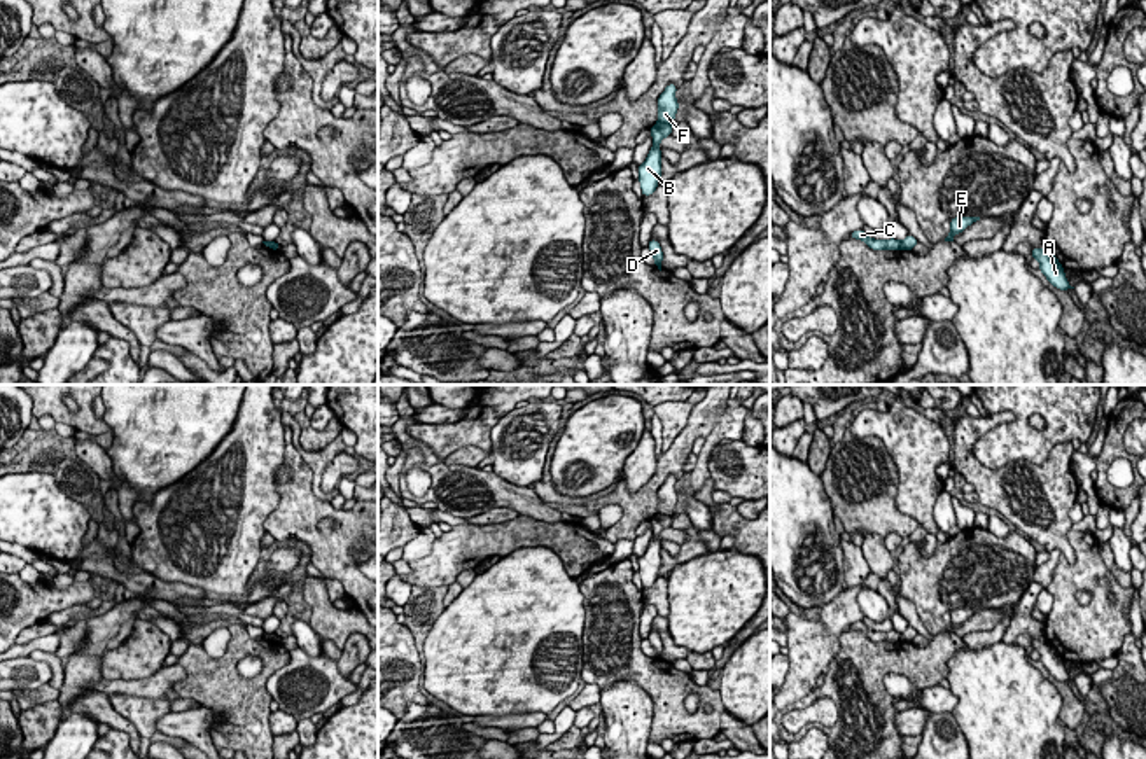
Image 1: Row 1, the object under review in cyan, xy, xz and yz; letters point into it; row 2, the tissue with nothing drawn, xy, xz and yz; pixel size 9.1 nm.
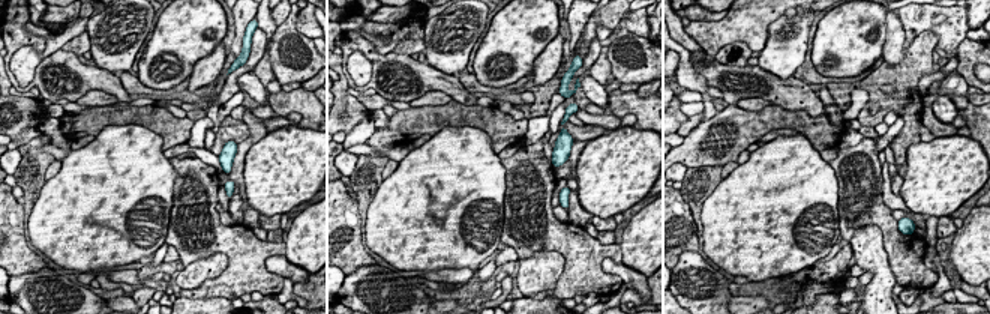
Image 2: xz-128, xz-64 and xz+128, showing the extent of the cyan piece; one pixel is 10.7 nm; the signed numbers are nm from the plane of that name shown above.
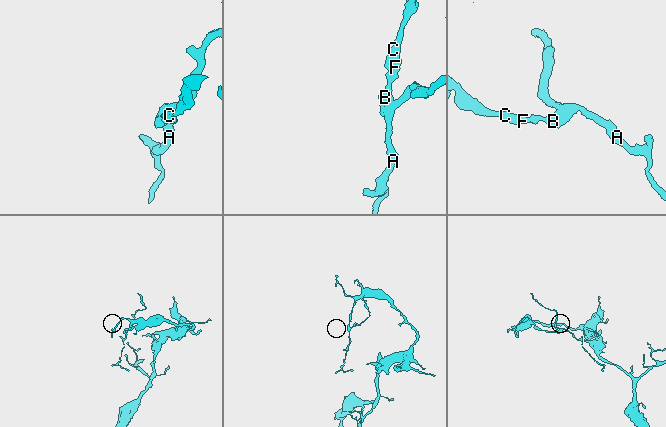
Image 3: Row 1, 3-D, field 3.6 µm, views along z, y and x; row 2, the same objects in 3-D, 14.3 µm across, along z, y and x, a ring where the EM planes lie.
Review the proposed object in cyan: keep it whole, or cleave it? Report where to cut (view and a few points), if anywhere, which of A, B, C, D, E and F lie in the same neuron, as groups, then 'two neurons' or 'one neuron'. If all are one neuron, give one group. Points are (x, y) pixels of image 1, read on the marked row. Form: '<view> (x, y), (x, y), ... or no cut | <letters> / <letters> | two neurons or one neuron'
xz (658, 121), (670, 125) | A B D E / C F | two neurons

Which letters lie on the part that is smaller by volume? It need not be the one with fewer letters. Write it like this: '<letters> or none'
A, B, D, E

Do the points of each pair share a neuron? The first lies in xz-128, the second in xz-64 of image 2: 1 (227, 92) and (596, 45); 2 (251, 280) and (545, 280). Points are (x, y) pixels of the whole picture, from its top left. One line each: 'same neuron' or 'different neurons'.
1: same neuron
2: different neurons

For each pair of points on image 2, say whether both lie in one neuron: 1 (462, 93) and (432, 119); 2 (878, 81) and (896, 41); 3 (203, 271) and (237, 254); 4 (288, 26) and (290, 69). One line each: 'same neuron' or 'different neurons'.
1: different neurons
2: different neurons
3: different neurons
4: same neuron

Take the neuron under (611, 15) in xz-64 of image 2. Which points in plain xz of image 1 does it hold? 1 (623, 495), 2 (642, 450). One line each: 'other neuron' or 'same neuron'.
1: same neuron
2: other neuron

